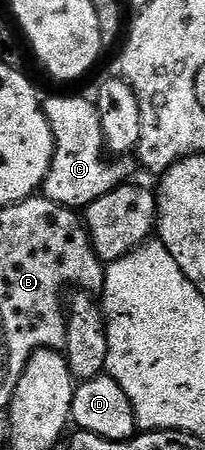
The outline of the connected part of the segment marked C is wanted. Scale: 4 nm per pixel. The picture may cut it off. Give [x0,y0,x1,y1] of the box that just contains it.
[41,96,127,210]

